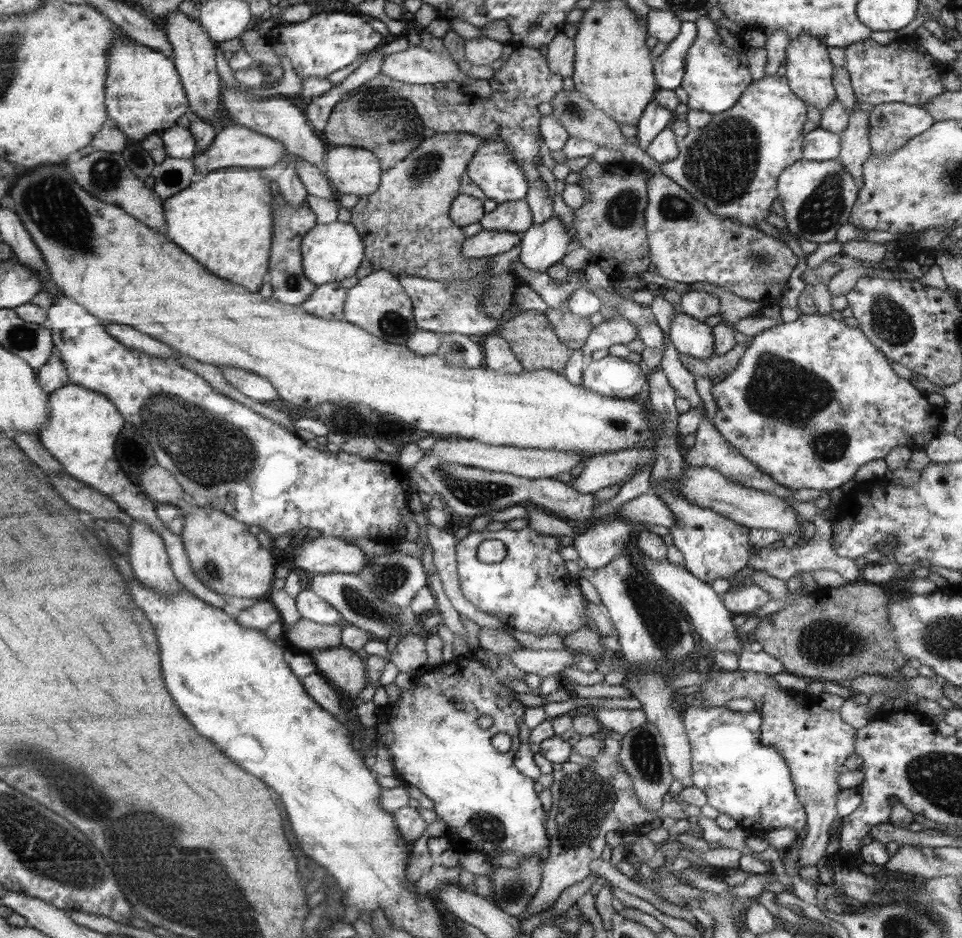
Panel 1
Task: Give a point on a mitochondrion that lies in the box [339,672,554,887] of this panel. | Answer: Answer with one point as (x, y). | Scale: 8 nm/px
(488, 829)

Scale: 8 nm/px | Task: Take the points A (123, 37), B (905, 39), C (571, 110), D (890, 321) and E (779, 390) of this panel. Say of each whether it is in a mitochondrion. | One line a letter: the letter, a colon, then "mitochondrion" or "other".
A: other
B: other
C: mitochondrion
D: mitochondrion
E: mitochondrion

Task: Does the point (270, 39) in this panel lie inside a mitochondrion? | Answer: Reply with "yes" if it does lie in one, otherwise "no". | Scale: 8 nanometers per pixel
no

